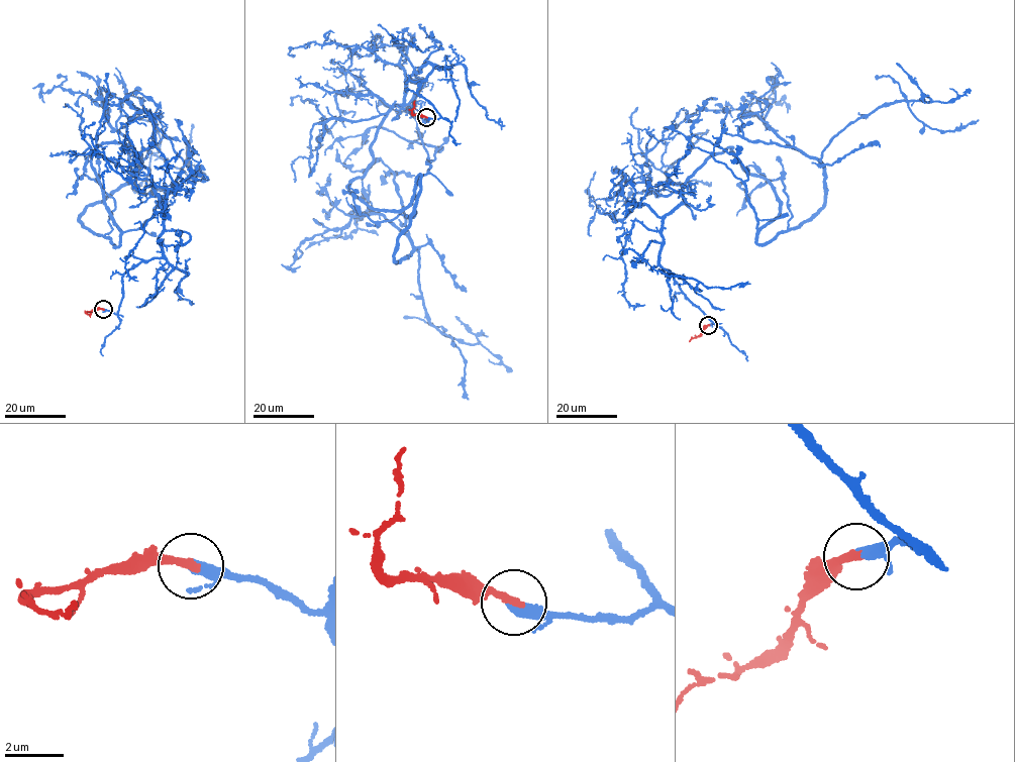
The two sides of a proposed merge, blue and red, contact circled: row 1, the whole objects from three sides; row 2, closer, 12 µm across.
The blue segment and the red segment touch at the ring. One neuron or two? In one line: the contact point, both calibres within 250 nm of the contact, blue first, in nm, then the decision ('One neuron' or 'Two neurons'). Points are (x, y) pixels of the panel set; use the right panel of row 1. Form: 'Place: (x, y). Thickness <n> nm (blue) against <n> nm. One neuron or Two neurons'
Place: (708, 325). Thickness 400 nm (blue) against 280 nm. One neuron

